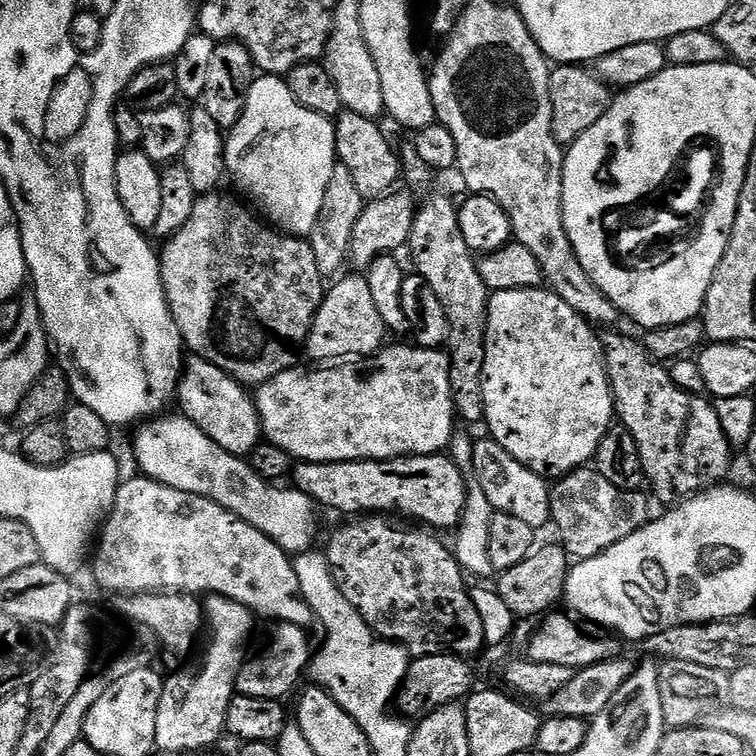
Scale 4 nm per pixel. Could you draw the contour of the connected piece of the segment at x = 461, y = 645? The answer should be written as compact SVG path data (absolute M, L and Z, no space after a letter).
M356 518L353 524L348 524L345 528L340 528L332 536L332 541L326 547L326 555L328 565L330 566L330 574L334 578L334 582L342 590L342 594L346 598L346 602L350 602L350 606L354 606L358 610L358 614L362 614L362 618L375 631L375 635L379 636L383 641L391 641L400 645L408 651L409 657L415 658L426 655L442 655L444 653L455 653L460 657L467 657L468 652L476 652L485 647L484 627L480 621L480 615L476 609L475 599L470 595L468 597L468 588L464 585L466 580L465 573L462 571L459 562L453 556L453 549L447 544L444 545L440 540L432 540L433 533L428 530L420 530L424 532L411 532L408 528L391 528L384 518Z

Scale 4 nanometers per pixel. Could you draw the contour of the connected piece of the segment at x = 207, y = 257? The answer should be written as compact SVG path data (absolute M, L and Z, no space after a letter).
M219 191L201 195L194 206L194 214L190 214L190 218L186 218L186 226L182 226L182 230L178 230L178 234L174 234L169 240L163 241L158 252L160 277L172 320L182 334L187 351L192 356L200 356L206 362L218 366L218 370L230 374L240 384L259 386L270 382L270 378L297 367L296 355L299 352L301 355L308 339L308 331L312 329L316 311L319 310L320 304L324 301L326 280L325 277L321 276L318 266L314 262L314 250L307 239L290 236L275 227L266 226L263 219L260 219L261 221L255 220L234 197L220 195Z

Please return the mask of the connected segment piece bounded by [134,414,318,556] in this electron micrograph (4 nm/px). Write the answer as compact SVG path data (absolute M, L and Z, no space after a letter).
M173 414L167 416L160 416L154 418L146 423L143 423L136 431L137 434L134 438L134 456L136 462L139 466L137 468L143 475L147 476L149 480L154 480L162 482L166 486L172 486L176 490L184 490L187 493L198 494L200 497L205 497L207 500L213 501L216 504L222 506L224 509L230 510L236 516L242 518L244 521L249 522L250 525L254 526L255 529L262 530L271 540L275 541L281 549L287 552L289 555L297 556L301 552L309 551L315 544L313 544L316 534L318 532L318 513L317 505L314 504L313 500L306 494L302 494L294 486L287 486L288 488L282 488L283 485L273 484L271 481L264 480L252 467L249 466L247 459L241 458L239 456L234 456L228 451L222 450L220 446L213 439L210 439L203 434L202 430L198 426L194 425L185 416L177 416L178 418L172 416Z

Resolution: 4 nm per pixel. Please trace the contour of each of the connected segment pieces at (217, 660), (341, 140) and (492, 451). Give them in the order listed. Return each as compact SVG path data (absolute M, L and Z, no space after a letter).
M209 595L203 601L204 619L207 624L206 640L208 645L204 648L204 653L200 656L200 665L197 668L181 667L171 677L165 679L162 686L162 694L158 698L158 712L154 722L154 734L156 735L156 748L164 752L200 752L203 748L208 748L211 744L216 744L220 740L220 735L225 735L224 718L226 710L232 697L236 692L236 679L242 670L246 659L244 647L248 644L248 639L252 636L252 619L254 613L251 608L242 606L225 596Z
M347 110L341 111L335 117L336 125L336 158L339 163L350 170L354 183L358 185L358 194L362 194L365 201L387 196L397 187L396 179L402 176L400 158L397 149L392 149L388 136L379 128L377 121L362 114L354 114Z
M485 438L475 441L471 475L486 494L487 501L490 502L494 512L510 514L537 530L551 521L549 481L545 477L534 474L534 470L522 466L522 462L518 462L510 454L506 454L506 450L502 450L502 446L498 446L496 440Z

